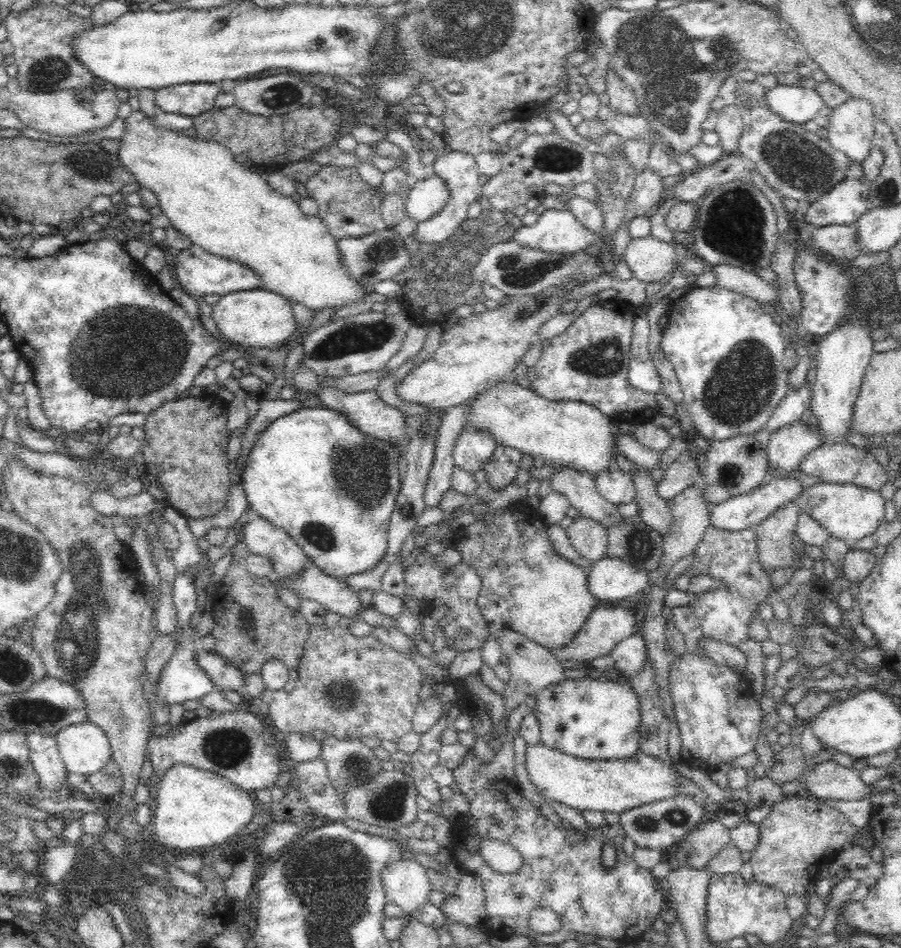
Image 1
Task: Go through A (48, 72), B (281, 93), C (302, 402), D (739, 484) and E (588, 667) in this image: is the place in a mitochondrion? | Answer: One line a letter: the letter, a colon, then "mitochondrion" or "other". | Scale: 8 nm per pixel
A: mitochondrion
B: mitochondrion
C: other
D: other
E: other

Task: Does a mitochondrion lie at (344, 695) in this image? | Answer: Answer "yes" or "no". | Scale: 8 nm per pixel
yes

